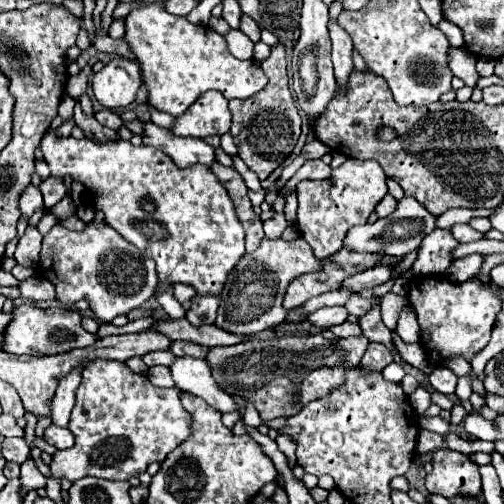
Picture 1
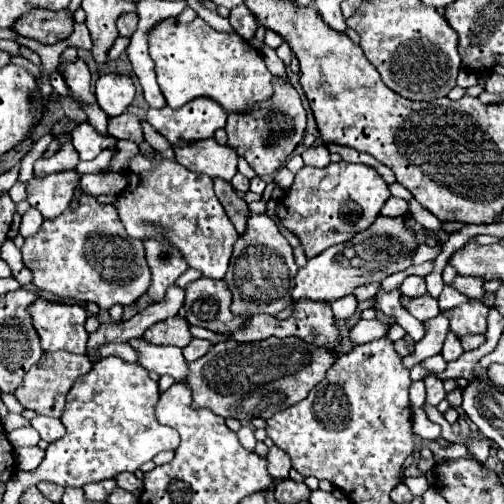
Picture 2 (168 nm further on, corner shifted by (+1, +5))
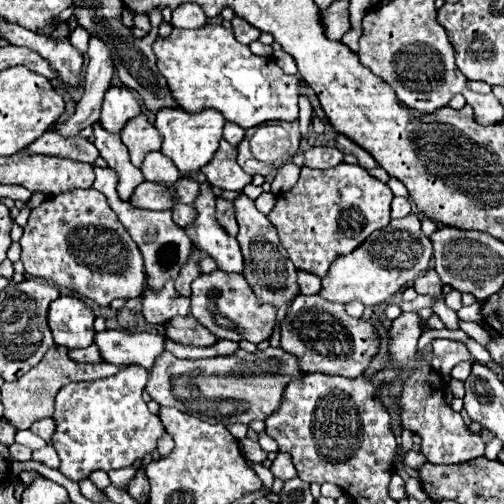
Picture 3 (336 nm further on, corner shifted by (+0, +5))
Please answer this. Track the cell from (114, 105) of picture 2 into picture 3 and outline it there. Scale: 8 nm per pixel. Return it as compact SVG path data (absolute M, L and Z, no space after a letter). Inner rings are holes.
M113 86L107 90L105 98L103 98L103 108L101 108L101 116L99 116L99 124L113 134L119 134L127 120L139 116L141 106L135 100L133 92L127 90L125 86Z

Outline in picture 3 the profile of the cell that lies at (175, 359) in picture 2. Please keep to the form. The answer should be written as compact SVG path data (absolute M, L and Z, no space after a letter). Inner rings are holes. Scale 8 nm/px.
M105 330L95 334L95 344L103 362L111 364L139 364L151 368L155 358L163 352L165 338L157 334L129 334L119 330Z

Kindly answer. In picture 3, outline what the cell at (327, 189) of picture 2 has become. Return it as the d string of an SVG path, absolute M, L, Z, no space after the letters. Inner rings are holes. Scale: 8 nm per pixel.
M341 162L327 170L303 168L297 184L277 196L277 204L267 218L277 228L295 268L323 278L335 258L353 252L373 230L389 224L391 200L393 192L387 184L369 176L361 166Z

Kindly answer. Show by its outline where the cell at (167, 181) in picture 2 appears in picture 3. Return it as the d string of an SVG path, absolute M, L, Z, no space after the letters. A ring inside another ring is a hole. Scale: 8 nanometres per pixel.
M201 184L201 194L195 204L197 220L187 228L187 236L191 242L205 254L213 256L217 266L225 272L243 272L243 254L239 242L217 224L215 220L215 196L211 192L211 184Z

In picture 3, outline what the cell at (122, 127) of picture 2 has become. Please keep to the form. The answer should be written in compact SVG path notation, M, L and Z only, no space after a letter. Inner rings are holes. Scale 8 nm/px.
M139 114L137 118L127 122L127 126L121 132L121 140L129 150L133 166L139 168L145 154L161 148L163 138L159 136L159 130L151 122L147 122L147 116Z

